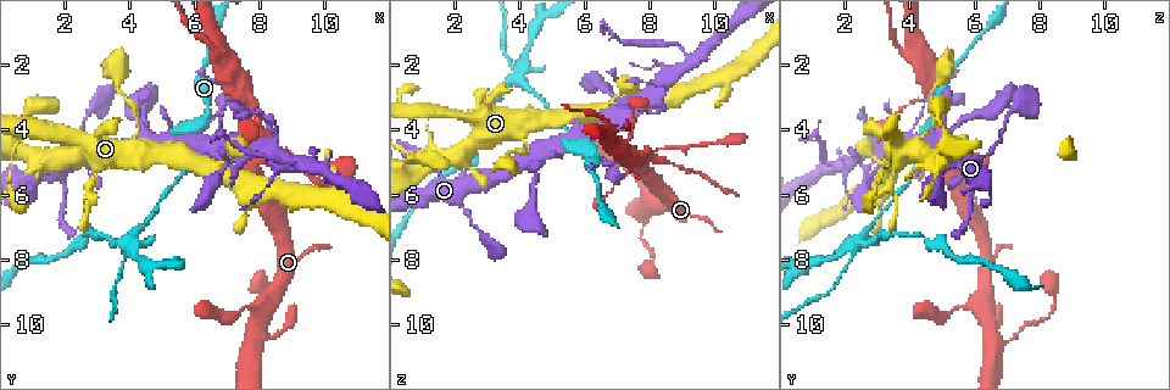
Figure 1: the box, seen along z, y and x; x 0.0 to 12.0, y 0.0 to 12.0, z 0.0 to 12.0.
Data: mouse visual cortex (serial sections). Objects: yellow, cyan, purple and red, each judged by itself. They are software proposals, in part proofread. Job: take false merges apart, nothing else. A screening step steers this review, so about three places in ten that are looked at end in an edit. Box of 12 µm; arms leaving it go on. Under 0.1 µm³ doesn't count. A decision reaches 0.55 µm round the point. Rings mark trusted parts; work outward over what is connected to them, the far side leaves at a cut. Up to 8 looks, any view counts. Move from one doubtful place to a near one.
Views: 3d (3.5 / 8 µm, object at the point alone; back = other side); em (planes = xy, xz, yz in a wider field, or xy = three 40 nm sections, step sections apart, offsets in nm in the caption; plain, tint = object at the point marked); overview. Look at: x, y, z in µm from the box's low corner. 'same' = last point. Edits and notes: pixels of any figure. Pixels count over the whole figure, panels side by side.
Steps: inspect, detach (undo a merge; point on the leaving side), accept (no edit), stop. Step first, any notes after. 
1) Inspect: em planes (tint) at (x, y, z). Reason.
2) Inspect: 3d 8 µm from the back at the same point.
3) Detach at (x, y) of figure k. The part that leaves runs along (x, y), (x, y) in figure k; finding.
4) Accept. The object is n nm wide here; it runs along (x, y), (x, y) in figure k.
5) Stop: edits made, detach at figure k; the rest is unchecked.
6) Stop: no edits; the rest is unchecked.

Inspect: 3d 3.5 µm at (9.4, 5.0, 1.9). Branch point.

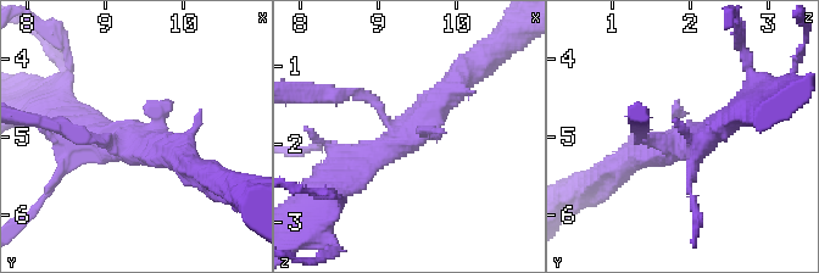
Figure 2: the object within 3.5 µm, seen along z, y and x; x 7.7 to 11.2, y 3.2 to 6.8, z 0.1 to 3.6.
Inspect: em xy step 5 (tint) at (9.35, 5.10, 1.90). Need the tissue.

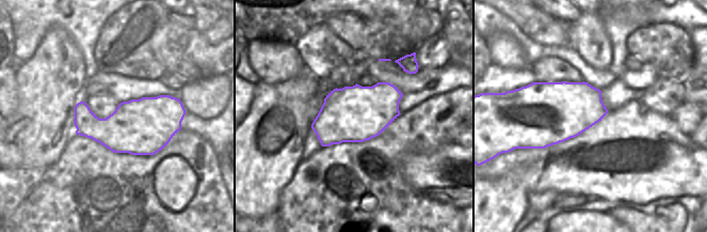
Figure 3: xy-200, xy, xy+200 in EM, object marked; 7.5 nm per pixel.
Inspect: em xy step 3 (tint) at the same point.

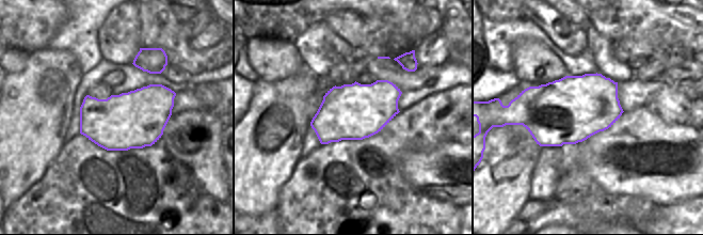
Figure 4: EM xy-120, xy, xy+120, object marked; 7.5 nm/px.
Detach at (355, 93) of figure 2. A second cell is stuck on.

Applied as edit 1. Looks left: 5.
Inspect: 3d 3.5 µm at (5.9, 4.3, 4.6). Sudden change in width.

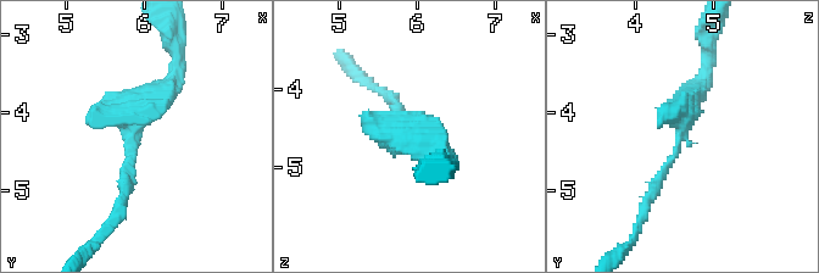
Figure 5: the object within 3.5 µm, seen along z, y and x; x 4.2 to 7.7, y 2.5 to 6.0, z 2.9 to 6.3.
Inspect: em xy step 5 (tint) at (5.85, 4.25, 4.60). Shape alone is not enough.

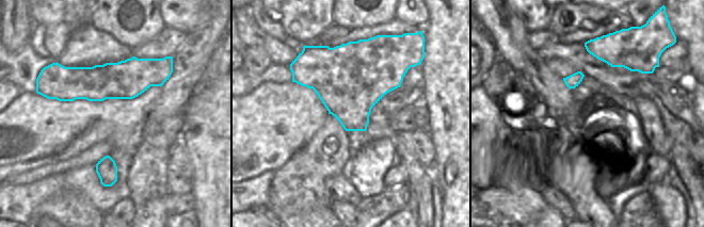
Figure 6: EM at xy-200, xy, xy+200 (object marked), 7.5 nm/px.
Accept. It runs along (702, 83), (644, 207) in figure 5; one cell here.

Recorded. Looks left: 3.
Inspect: 3d 3.5 µm at (3.9, 7.3, 2.5). Thick turns thin.

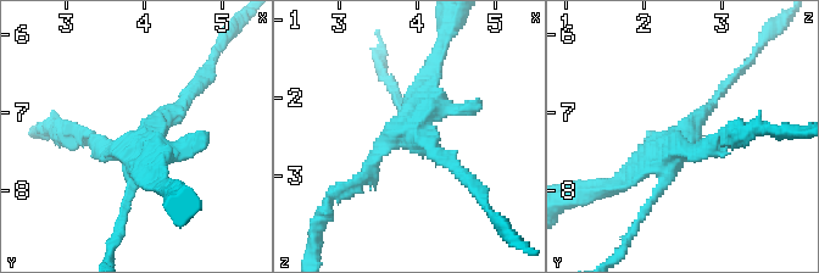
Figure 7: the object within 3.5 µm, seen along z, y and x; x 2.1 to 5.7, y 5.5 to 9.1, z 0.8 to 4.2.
Inspect: em xy step 5 (tint) at (4.00, 7.40, 2.45).

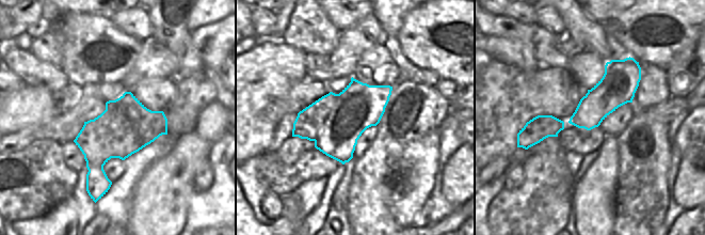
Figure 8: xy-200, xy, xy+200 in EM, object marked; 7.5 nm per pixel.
Inspect: em xy step 2 (tint) at the same point. Another direction.

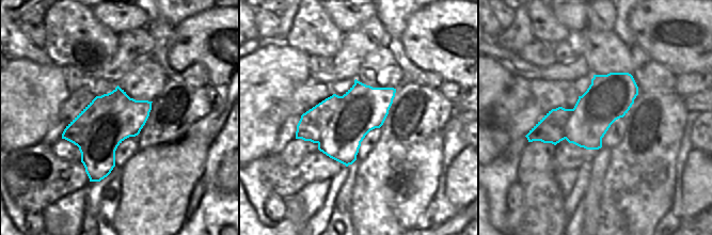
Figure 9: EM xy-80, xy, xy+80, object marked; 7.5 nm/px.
Detach at (718, 148) of figure 7. The part that leaves runs along (683, 149), (767, 131) in figure 7; two cells meet here.

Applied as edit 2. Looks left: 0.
Stop: edits made, detach at figure 2, detach at figure 7; the rest is unchecked.

